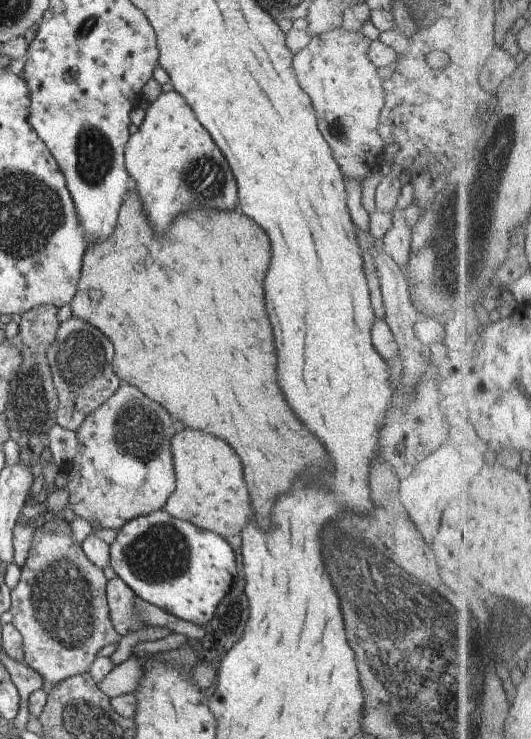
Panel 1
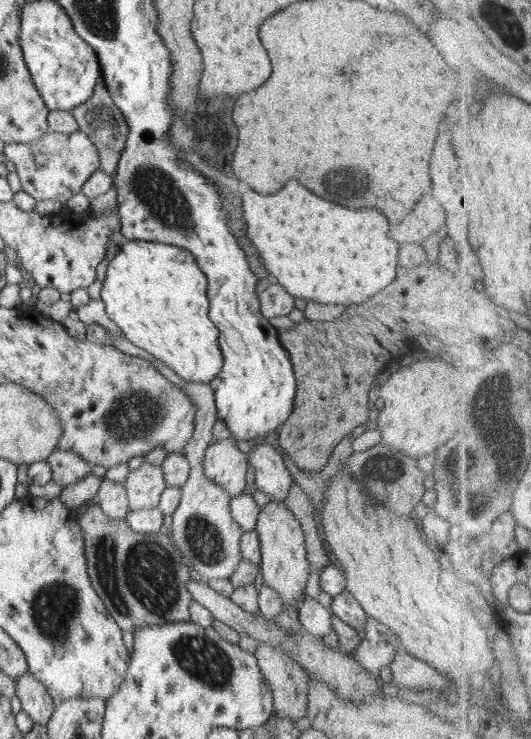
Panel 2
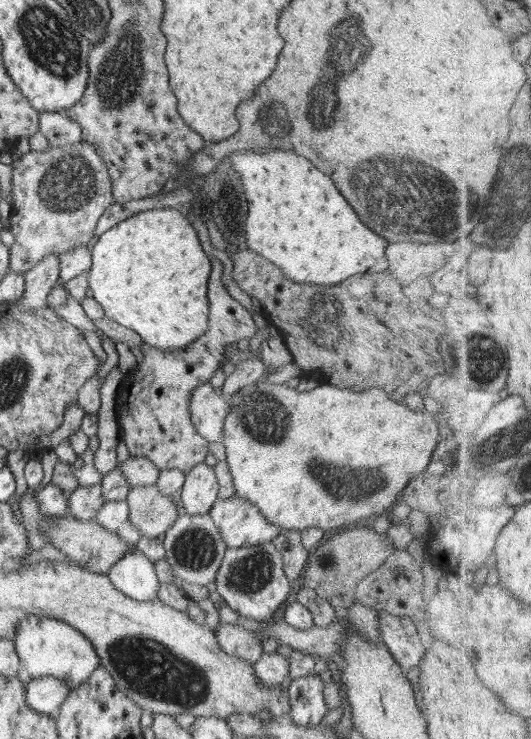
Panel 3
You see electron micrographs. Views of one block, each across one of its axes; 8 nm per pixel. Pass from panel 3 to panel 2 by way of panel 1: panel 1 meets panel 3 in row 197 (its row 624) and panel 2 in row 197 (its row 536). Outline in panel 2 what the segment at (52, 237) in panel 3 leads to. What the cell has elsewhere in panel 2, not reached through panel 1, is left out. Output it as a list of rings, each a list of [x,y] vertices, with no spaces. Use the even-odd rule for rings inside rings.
[[[80,130],[73,133],[46,131],[31,144],[10,143],[6,148],[8,159],[15,163],[24,192],[41,200],[56,200],[65,206],[66,202],[76,196],[84,183],[99,169],[100,157],[96,145],[90,137]]]

